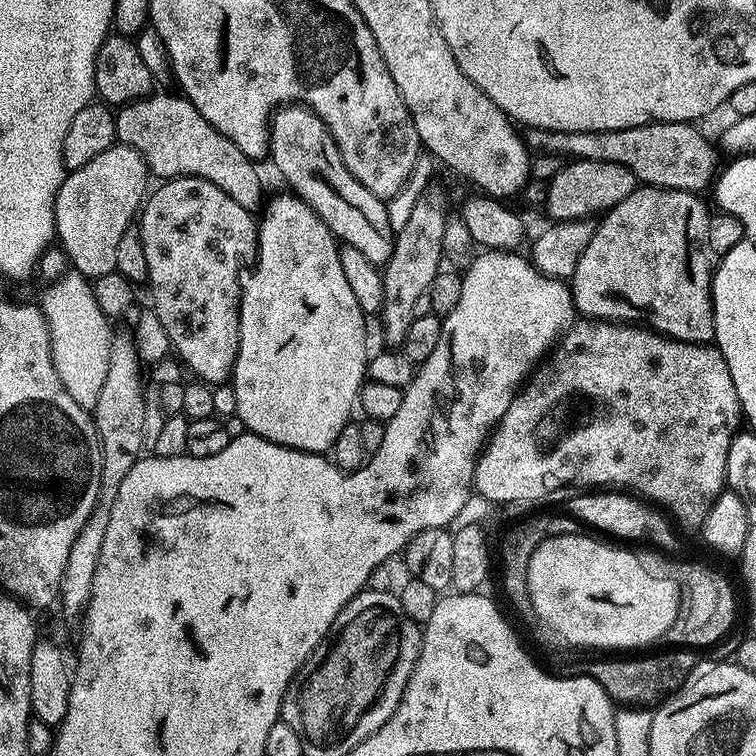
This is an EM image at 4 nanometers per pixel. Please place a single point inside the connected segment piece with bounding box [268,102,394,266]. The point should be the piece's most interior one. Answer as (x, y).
(304, 151)

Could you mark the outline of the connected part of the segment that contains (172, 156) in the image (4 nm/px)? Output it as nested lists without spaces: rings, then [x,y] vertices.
[[[153,94],[143,100],[135,100],[133,104],[123,105],[116,112],[117,141],[138,150],[138,154],[142,154],[142,158],[148,163],[149,173],[153,177],[160,176],[159,178],[164,180],[175,180],[178,176],[197,176],[206,182],[214,182],[218,190],[226,190],[226,194],[230,194],[230,198],[234,198],[238,206],[256,210],[260,199],[262,199],[261,204],[265,199],[264,184],[260,181],[259,170],[256,169],[259,167],[248,160],[246,154],[242,154],[242,150],[238,150],[238,146],[230,142],[230,138],[218,134],[218,130],[214,130],[214,126],[210,126],[210,122],[206,122],[206,118],[202,118],[202,114],[198,114],[198,110],[191,102],[185,100],[183,95],[175,95]]]

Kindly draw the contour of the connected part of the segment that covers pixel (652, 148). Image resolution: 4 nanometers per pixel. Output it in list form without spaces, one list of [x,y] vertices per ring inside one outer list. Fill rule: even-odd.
[[[653,121],[638,127],[627,127],[628,136],[612,136],[620,140],[620,148],[628,148],[628,160],[621,160],[637,178],[649,187],[682,189],[699,193],[713,183],[718,170],[711,144],[693,123],[662,123]]]

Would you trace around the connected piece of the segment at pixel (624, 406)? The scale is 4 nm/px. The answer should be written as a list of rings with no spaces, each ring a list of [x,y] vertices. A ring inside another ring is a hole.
[[[580,318],[572,325],[569,332],[564,333],[558,346],[551,349],[550,355],[531,373],[530,379],[516,393],[516,397],[510,402],[510,408],[506,410],[506,414],[502,414],[502,418],[498,421],[489,436],[487,444],[484,445],[483,453],[479,460],[476,461],[476,478],[474,488],[479,495],[491,500],[493,505],[500,504],[516,504],[519,500],[540,500],[543,496],[548,496],[551,492],[556,492],[559,488],[564,488],[567,484],[588,484],[584,486],[611,486],[616,490],[627,490],[632,494],[639,494],[641,497],[647,498],[653,505],[659,506],[681,529],[696,528],[699,529],[703,525],[704,519],[710,514],[710,506],[714,506],[714,502],[720,497],[721,492],[726,488],[726,458],[730,454],[730,446],[732,445],[732,437],[736,435],[742,424],[742,413],[740,403],[738,402],[738,390],[734,390],[734,378],[730,378],[730,366],[726,366],[726,358],[722,358],[722,354],[711,343],[691,344],[690,342],[682,342],[681,340],[671,340],[668,336],[661,336],[658,332],[653,332],[647,326],[635,328],[627,322],[613,322],[611,320],[598,320],[595,318]]]

